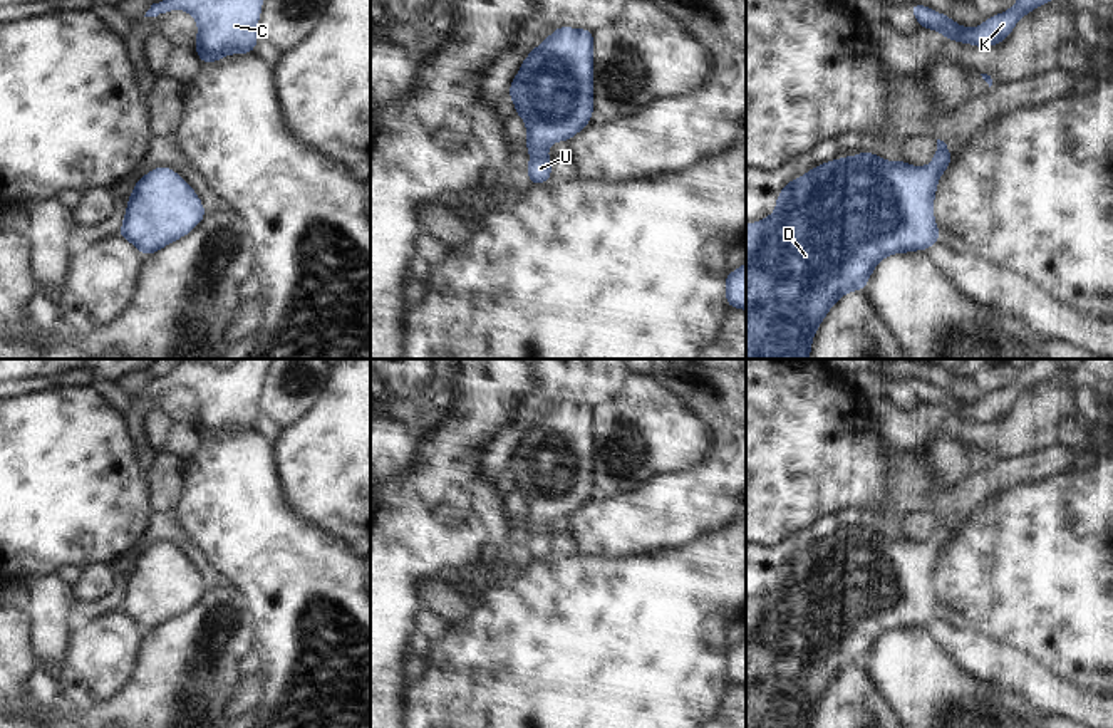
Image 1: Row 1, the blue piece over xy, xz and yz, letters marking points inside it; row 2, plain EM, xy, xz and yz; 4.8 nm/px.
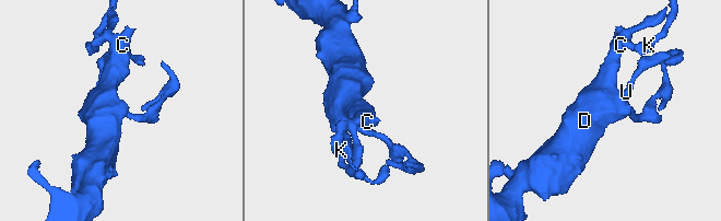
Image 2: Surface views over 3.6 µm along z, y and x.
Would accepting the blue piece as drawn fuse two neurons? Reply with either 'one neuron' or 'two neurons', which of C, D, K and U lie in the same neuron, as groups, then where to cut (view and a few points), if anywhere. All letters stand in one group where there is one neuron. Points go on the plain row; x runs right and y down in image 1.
one neuron; C D K U; no cut

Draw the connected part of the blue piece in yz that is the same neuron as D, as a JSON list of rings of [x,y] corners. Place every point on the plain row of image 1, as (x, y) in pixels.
[[[937,515],[929,542],[883,537],[862,527],[821,538],[786,559],[773,590],[746,601],[746,728],[810,728],[811,718],[828,686],[846,669],[865,666],[880,636],[892,629],[929,626],[940,616],[934,594],[937,557],[952,538],[947,520]]]

